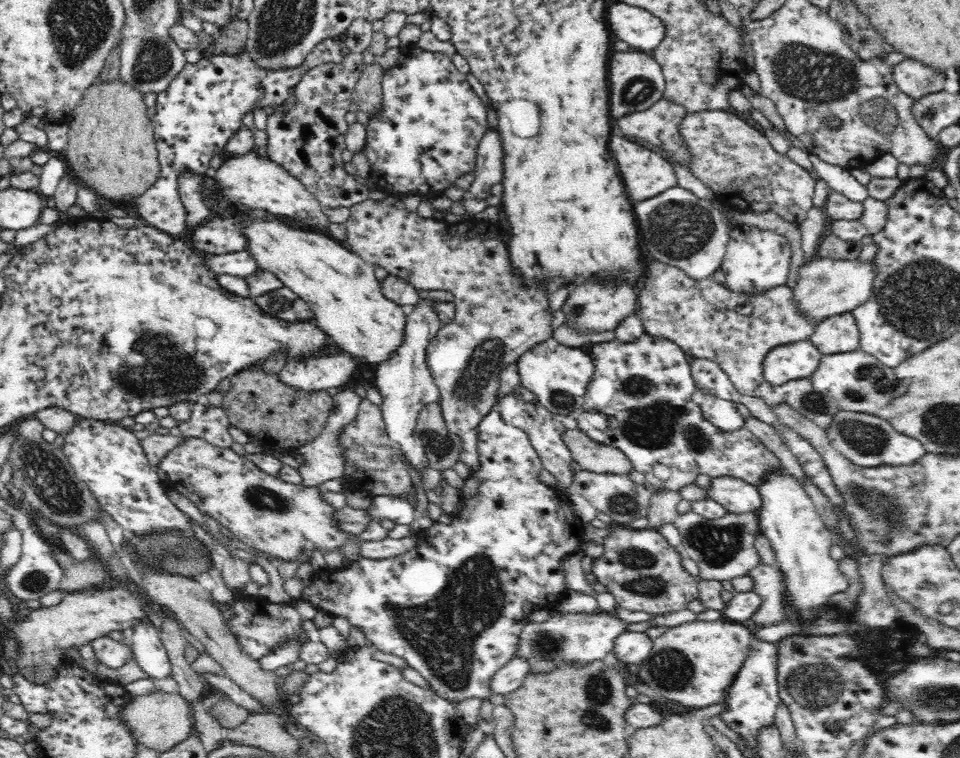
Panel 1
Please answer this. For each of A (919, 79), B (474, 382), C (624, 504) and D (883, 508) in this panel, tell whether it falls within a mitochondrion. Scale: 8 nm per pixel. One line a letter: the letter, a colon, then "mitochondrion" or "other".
A: other
B: mitochondrion
C: mitochondrion
D: mitochondrion

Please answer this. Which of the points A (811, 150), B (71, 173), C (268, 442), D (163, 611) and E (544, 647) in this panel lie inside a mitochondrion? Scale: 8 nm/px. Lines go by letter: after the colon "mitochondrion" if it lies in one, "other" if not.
A: other
B: other
C: other
D: other
E: mitochondrion

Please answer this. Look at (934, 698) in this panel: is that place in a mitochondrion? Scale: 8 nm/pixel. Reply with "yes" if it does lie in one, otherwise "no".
yes

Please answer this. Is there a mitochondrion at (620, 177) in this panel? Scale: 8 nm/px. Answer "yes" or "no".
no

